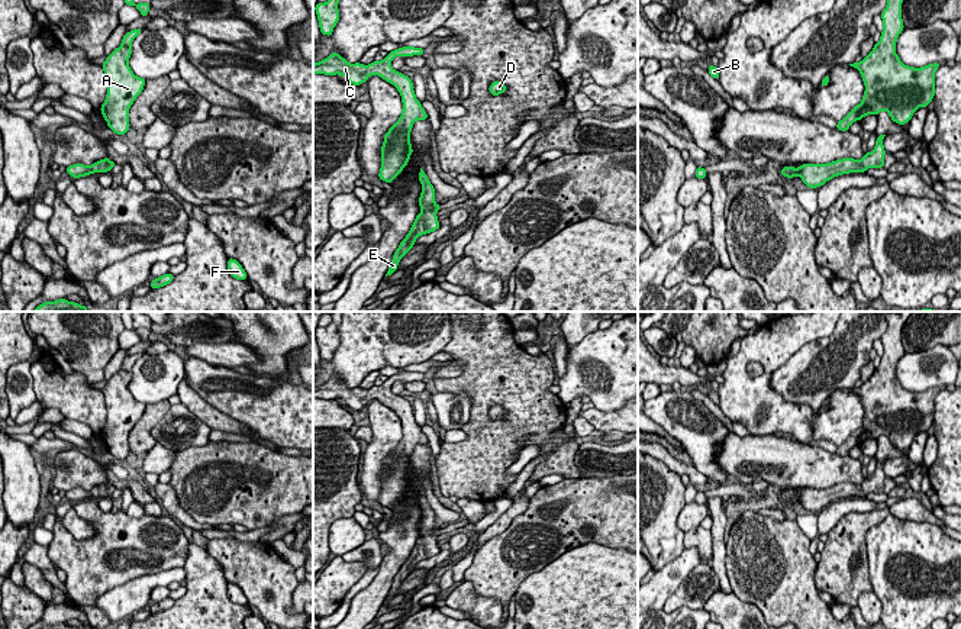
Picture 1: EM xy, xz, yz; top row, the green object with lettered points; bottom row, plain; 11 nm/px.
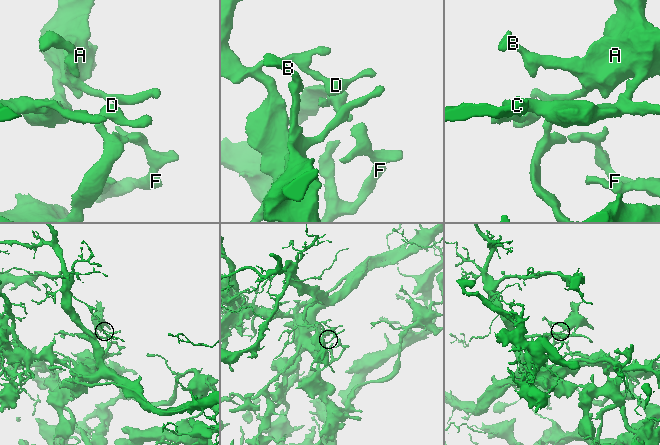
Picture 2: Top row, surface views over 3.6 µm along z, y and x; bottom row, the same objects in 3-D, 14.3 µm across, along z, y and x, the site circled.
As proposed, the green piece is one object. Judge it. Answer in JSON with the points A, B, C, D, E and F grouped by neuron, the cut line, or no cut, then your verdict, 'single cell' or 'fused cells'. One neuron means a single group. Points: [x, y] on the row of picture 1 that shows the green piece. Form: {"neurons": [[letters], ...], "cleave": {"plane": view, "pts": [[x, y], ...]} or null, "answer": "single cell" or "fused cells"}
{"neurons": [["A", "B", "C", "D", "E", "F"]], "cleave": null, "answer": "single cell"}

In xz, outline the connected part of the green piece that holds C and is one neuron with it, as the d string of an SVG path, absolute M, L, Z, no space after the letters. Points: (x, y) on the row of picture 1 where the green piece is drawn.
M402 46L387 54L381 61L373 61L368 65L361 62L349 64L338 52L332 52L328 58L313 64L313 74L325 75L342 75L352 86L361 86L370 75L378 75L387 83L393 84L402 96L402 116L383 136L381 146L381 168L378 178L391 184L391 181L400 175L403 168L409 164L413 148L410 143L410 132L416 120L426 120L428 113L422 107L422 103L416 99L413 90L413 81L391 68L391 61L396 57L413 57L423 55L423 48Z

